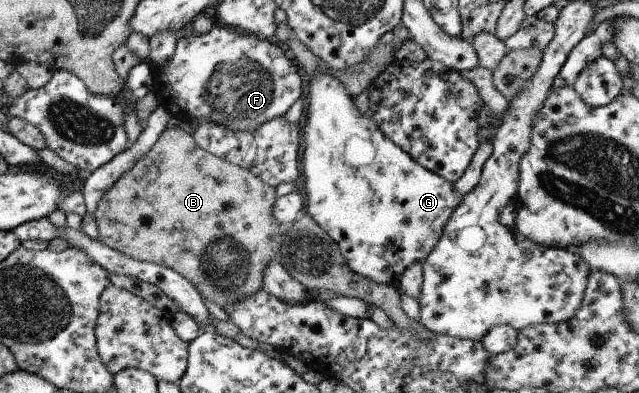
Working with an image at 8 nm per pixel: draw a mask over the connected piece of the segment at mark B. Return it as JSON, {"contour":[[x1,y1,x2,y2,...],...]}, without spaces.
{"contour":[[179,126,169,127,161,134,157,143,149,150,144,158,141,158,137,163,128,171,125,172,103,195,98,202,97,209,94,211,94,218,99,232,98,237,107,247,121,252,127,257,133,258,140,262,157,262,158,264,166,265,172,270,175,270,179,275,188,279,193,285,196,286,198,292,203,298,210,299,221,307,221,312,228,308,231,304,236,304,241,296,248,296,254,294,264,287,262,277,264,276,264,269,266,265,275,257,279,257,275,245,271,243,271,239,278,241,280,244,281,239,284,237,285,228,278,223,273,217,272,207,277,199,276,188,268,186,261,178,253,175,248,169,241,166,232,164,225,161,220,157,215,157,212,153,201,149,193,139,193,136,179,128]]}

